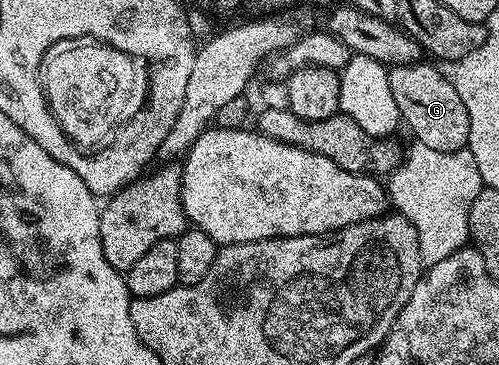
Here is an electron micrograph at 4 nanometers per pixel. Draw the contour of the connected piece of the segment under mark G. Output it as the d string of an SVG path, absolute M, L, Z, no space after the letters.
M420 63L417 65L396 65L388 68L389 91L393 91L393 99L397 99L399 115L404 126L411 128L411 137L425 143L425 147L433 147L433 151L457 151L467 148L469 139L469 115L465 111L465 103L461 103L461 95L457 95L457 87L450 76L447 77L439 69Z

